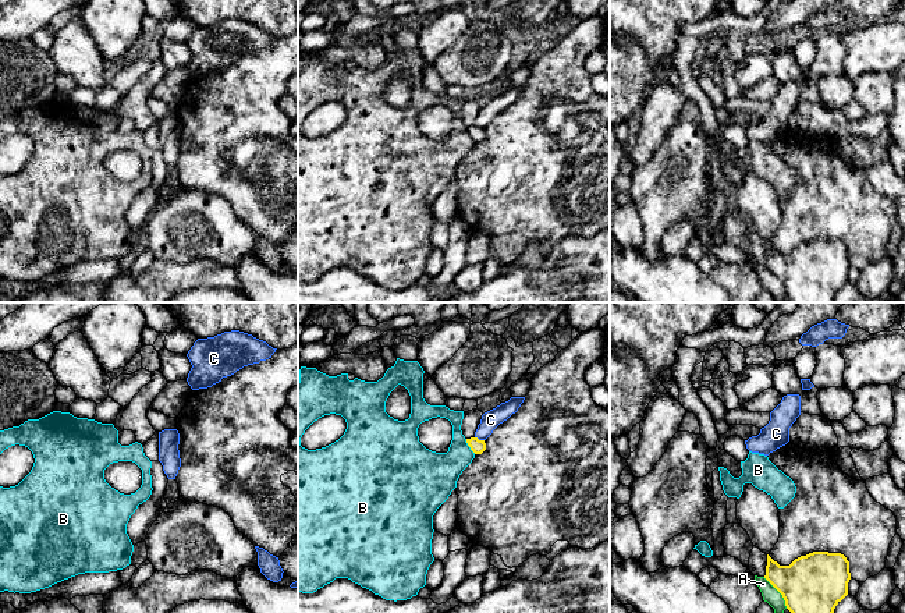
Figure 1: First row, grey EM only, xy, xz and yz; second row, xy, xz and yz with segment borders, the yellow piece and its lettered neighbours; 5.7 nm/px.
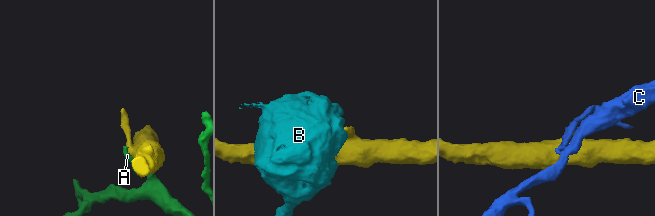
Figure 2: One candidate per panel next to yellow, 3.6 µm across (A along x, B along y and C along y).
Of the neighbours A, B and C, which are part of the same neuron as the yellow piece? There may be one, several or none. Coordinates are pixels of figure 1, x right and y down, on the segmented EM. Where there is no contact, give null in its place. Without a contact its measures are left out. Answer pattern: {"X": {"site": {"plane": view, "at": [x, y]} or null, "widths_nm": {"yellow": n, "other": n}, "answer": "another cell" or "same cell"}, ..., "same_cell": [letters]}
{"A": {"site": {"plane": "yz", "at": [778, 591]}, "widths_nm": {"yellow": 340, "other": 90}, "answer": "another cell"}, "B": {"site": {"plane": "xz", "at": [468, 445]}, "widths_nm": {"yellow": 80, "other": 260}, "answer": "another cell"}, "C": {"site": {"plane": "xz", "at": [478, 439]}, "widths_nm": {"yellow": 80, "other": 110}, "answer": "another cell"}, "same_cell": []}

